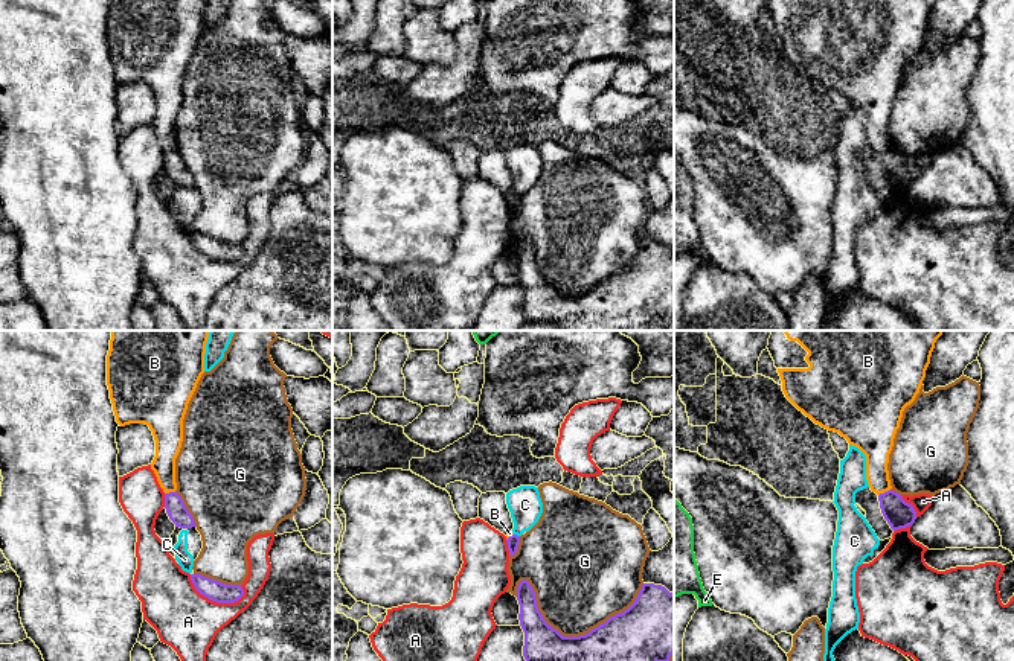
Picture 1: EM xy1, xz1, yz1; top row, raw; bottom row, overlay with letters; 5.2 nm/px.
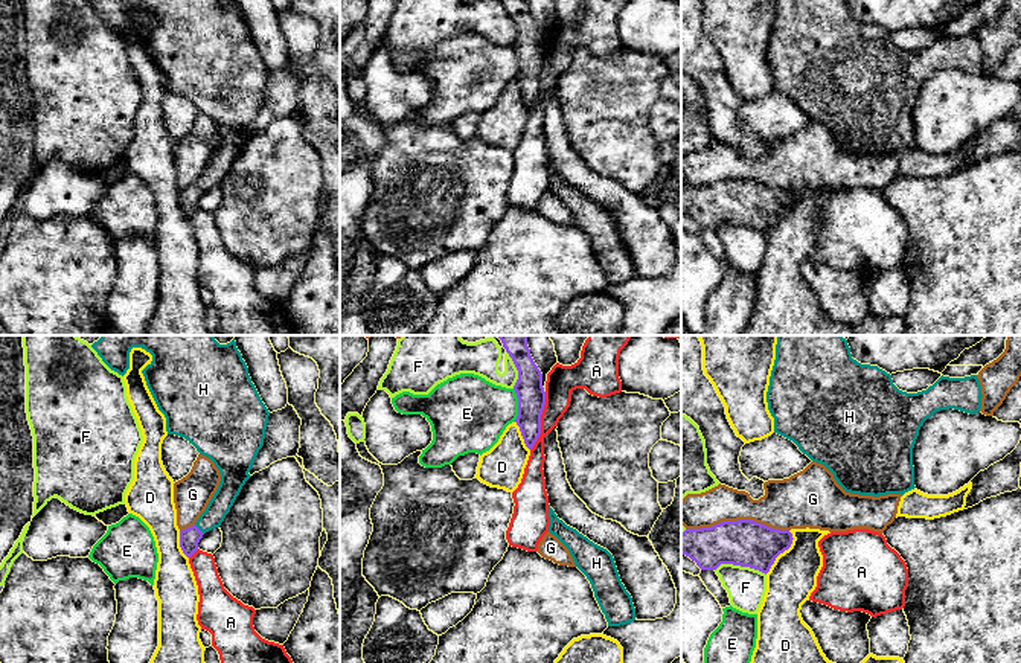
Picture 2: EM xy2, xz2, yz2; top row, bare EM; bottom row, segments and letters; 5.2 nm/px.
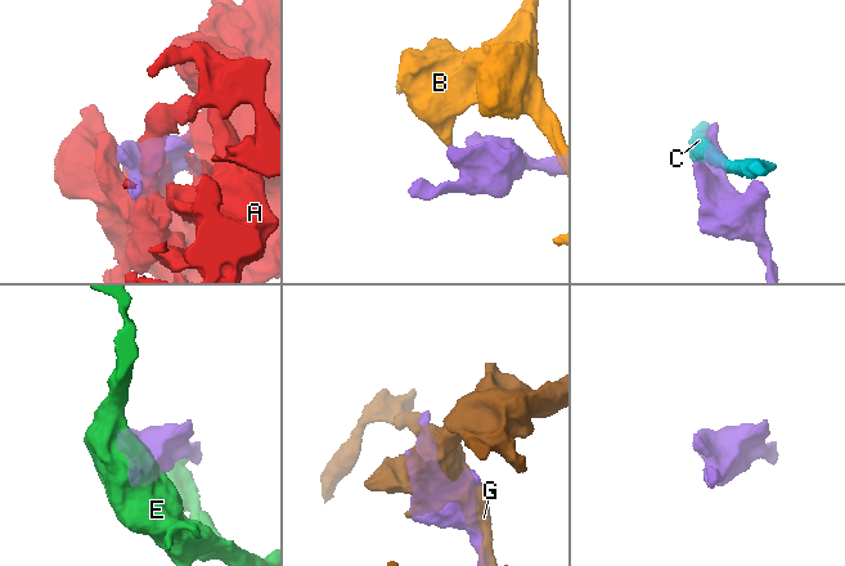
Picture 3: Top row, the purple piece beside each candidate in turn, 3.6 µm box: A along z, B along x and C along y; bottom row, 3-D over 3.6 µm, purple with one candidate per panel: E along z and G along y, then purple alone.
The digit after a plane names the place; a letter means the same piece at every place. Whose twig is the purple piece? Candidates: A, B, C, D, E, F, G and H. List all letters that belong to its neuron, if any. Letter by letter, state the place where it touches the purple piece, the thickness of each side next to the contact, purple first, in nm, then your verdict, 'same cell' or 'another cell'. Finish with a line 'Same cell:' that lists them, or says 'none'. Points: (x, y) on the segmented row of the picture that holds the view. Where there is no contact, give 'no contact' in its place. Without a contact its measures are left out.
A: xy1 (214, 600) | 110/320 nm | another cell
B: yz1 (885, 492) | 150/150 nm | another cell
C: xz1 (516, 535) | 70/180 nm | another cell
D: yz2 (782, 552) | 240/260 nm | another cell
E: xz2 (518, 406) | 150/380 nm | another cell
F: yz2 (741, 566) | 240/200 nm | another cell
G: xz1 (567, 637) | 220/420 nm | another cell
H: xy2 (198, 529) | 110/120 nm | same cell
Same cell: H

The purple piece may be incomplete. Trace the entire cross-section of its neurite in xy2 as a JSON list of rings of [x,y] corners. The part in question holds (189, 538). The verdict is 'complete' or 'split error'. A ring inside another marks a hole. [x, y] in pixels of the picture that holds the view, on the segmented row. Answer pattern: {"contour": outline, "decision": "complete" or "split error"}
{"contour": [[[102,335],[91,348],[111,370],[122,376],[130,369],[130,352],[133,348],[142,348],[149,352],[152,361],[142,373],[158,410],[166,418],[168,434],[184,437],[219,469],[221,482],[206,511],[194,526],[180,530],[180,547],[190,558],[198,550],[203,535],[221,526],[242,486],[251,477],[248,472],[264,445],[270,412],[251,383],[248,367],[236,348],[235,338],[227,344],[219,344],[213,335]]], "decision": "split error"}

